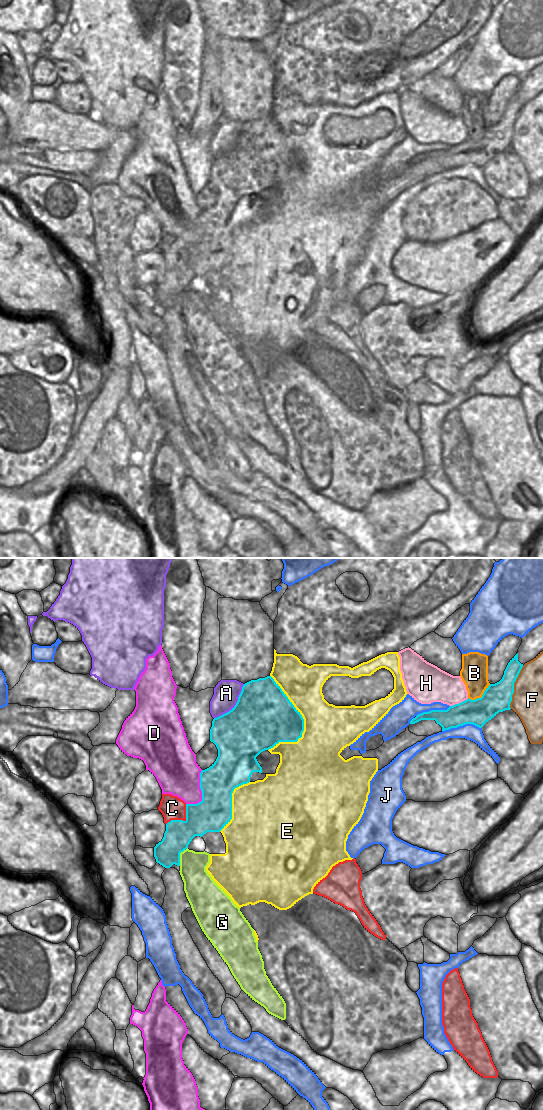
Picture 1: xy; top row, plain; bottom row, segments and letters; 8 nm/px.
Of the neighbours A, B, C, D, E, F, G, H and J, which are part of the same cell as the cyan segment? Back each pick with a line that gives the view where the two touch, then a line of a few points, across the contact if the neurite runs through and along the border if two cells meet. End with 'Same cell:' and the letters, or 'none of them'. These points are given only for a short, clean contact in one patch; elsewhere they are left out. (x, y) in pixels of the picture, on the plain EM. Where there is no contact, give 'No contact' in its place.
Same cell: none of them

